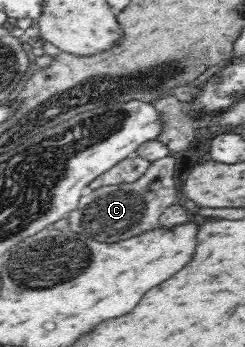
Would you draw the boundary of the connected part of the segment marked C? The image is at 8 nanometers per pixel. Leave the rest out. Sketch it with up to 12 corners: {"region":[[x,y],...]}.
{"region":[[176,157],[93,189],[70,229],[102,243],[159,225],[178,203]]}

